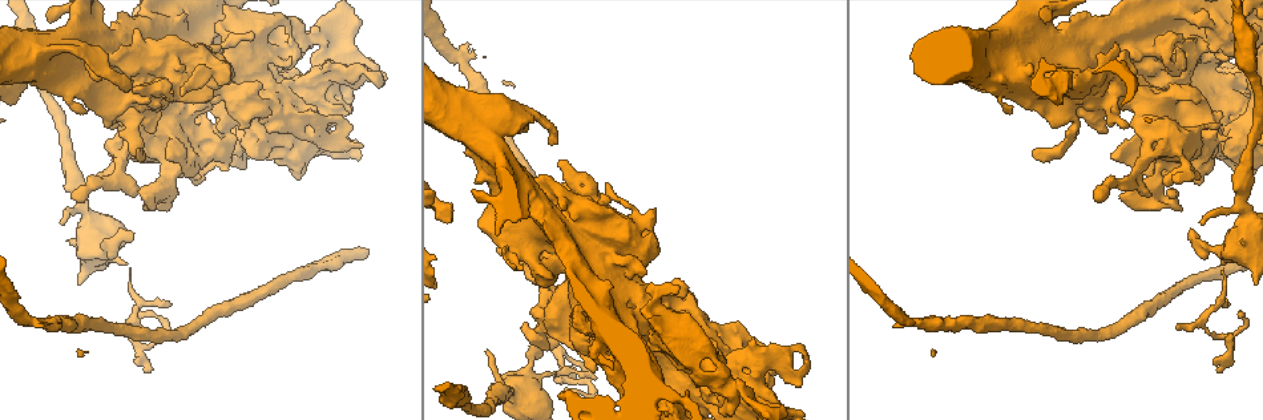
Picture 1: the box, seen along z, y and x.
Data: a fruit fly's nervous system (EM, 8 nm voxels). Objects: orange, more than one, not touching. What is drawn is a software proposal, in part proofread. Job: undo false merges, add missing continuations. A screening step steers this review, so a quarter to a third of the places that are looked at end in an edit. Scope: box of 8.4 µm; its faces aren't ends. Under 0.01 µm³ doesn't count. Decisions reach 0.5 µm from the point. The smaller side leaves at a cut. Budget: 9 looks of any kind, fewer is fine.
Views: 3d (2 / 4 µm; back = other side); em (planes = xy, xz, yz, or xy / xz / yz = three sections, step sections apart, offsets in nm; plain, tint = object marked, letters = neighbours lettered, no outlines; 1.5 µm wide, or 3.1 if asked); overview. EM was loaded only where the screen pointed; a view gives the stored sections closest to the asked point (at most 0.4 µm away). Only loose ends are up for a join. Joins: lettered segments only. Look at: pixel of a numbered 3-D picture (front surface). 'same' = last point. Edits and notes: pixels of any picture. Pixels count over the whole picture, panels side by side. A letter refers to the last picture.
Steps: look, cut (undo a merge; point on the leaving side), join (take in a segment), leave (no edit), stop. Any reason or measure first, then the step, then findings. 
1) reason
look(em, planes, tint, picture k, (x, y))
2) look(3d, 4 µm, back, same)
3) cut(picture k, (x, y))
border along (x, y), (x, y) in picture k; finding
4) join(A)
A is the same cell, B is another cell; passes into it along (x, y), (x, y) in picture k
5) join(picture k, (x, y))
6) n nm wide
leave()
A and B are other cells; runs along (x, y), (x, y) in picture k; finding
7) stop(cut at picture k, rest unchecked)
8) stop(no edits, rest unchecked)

thick end
look(em, planes, letters, picture 1, (1156, 38))

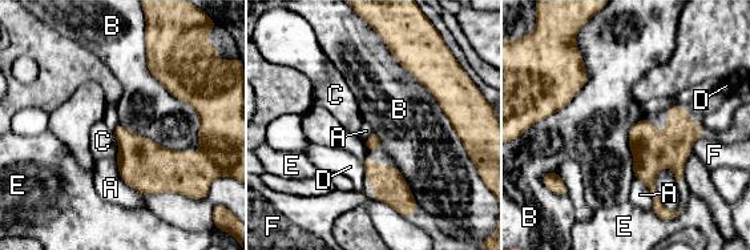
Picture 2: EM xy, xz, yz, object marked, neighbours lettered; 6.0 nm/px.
leave()
A, B, C, D, E and F are other cells; none of them fits

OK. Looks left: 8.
branch stops here
look(3d, 2 µm, picture 1, (1033, 155))

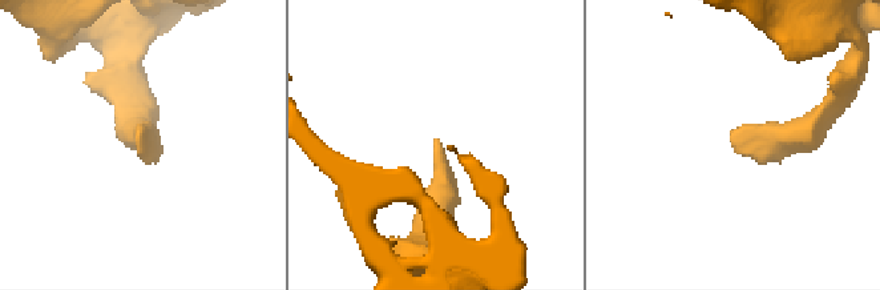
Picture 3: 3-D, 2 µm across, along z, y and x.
look(em, xz, step 4, letters, picture 3, (140, 153))

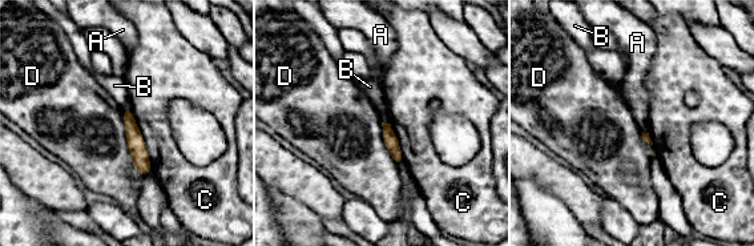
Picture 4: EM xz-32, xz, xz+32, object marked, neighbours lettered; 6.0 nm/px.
C touches over 420 nm
leave()
A, B, C and D are other cells; border along (123, 108), (125, 141), (134, 170) in picture 4; no lettered segment goes on from it

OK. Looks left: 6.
an open end
look(em, planes, tint, picture 1, (655, 207))

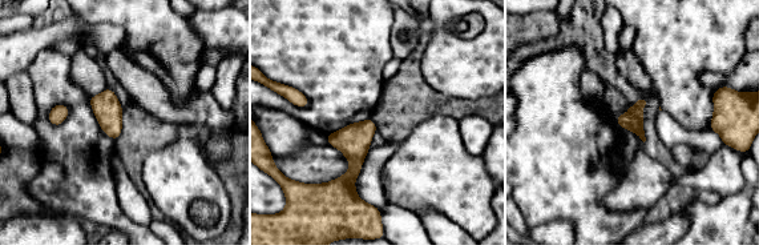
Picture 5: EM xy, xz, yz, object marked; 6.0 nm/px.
see the neighbours
look(em, planes, letters, same)

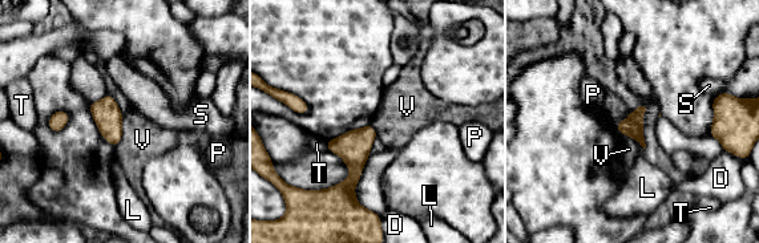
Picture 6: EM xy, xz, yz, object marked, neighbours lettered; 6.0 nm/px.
leave()
D, L, P, S, T and V are other cells; border along (618, 121), (616, 129) in picture 6; none of them fits

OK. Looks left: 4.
sudden change in width
look(3d, 2 µm, back, picture 1, (1251, 68))

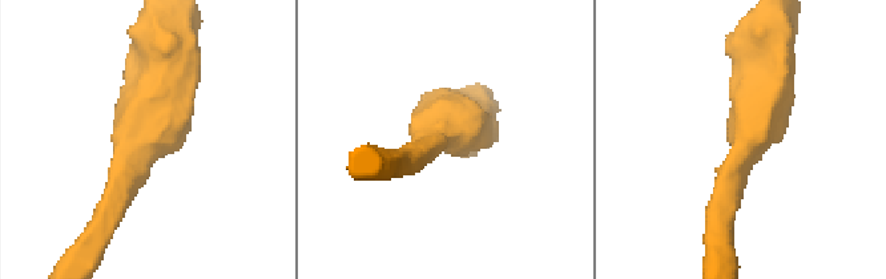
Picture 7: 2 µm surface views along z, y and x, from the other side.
arms of 220, 380 nm
look(em, xy, step 8, tint, picture 7, (748, 136))

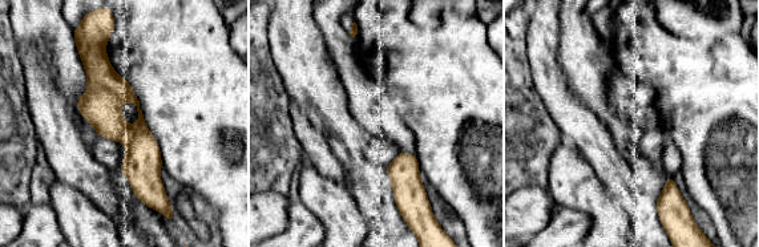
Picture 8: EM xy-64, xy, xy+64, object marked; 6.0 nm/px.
what lies round it
look(em, xy, step 8, letters, same)

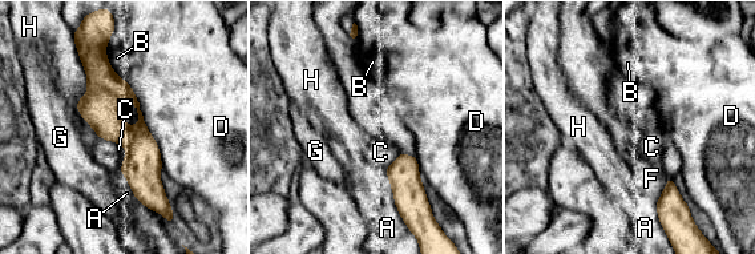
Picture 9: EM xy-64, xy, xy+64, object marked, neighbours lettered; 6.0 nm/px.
200 nm wide; D touches over 550 nm
leave()
A, B, C, D, F, G and H are other cells; all the same neuron

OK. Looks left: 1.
stop(no edits, rest unchecked)

